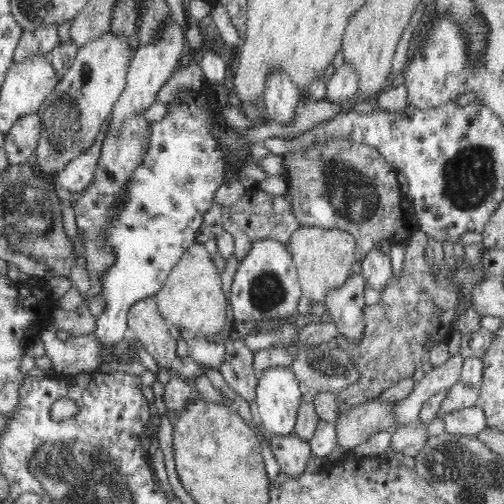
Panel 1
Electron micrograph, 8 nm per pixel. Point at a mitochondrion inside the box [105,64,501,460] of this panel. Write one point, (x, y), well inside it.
(469, 177)

